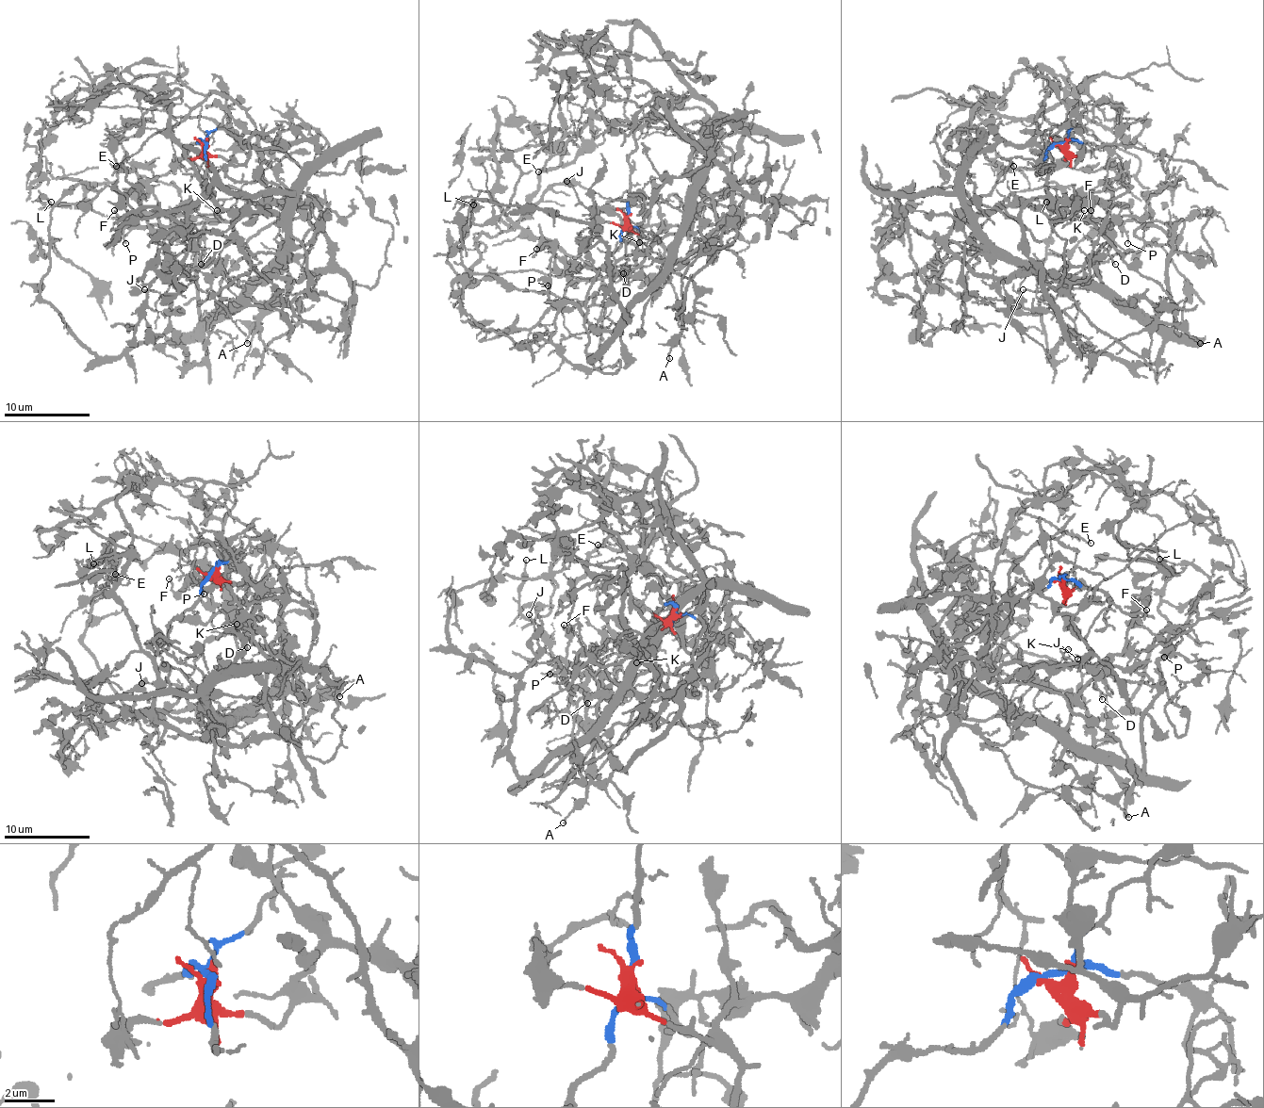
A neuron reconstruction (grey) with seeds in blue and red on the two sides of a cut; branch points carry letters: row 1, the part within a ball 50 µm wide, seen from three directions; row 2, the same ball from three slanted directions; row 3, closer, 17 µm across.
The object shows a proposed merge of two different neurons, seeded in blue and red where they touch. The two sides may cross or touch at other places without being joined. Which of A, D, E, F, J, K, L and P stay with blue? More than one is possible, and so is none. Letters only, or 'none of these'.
D, E, K

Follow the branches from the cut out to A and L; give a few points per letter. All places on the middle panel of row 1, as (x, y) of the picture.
A: (626, 219), (653, 240), (683, 225), (744, 131), (715, 125), (685, 206), (673, 268), (697, 301), (668, 358)
L: (626, 219), (653, 240), (683, 225), (744, 131), (715, 125), (670, 266), (623, 331), (473, 275), (473, 204)

